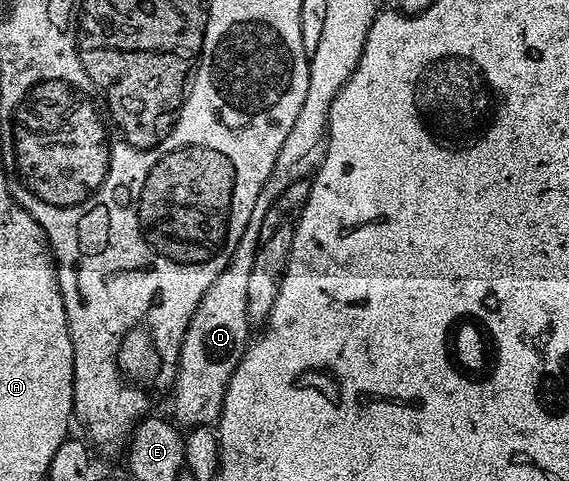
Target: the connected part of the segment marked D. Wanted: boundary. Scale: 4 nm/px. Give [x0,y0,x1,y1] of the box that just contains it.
[173,52,361,430]

